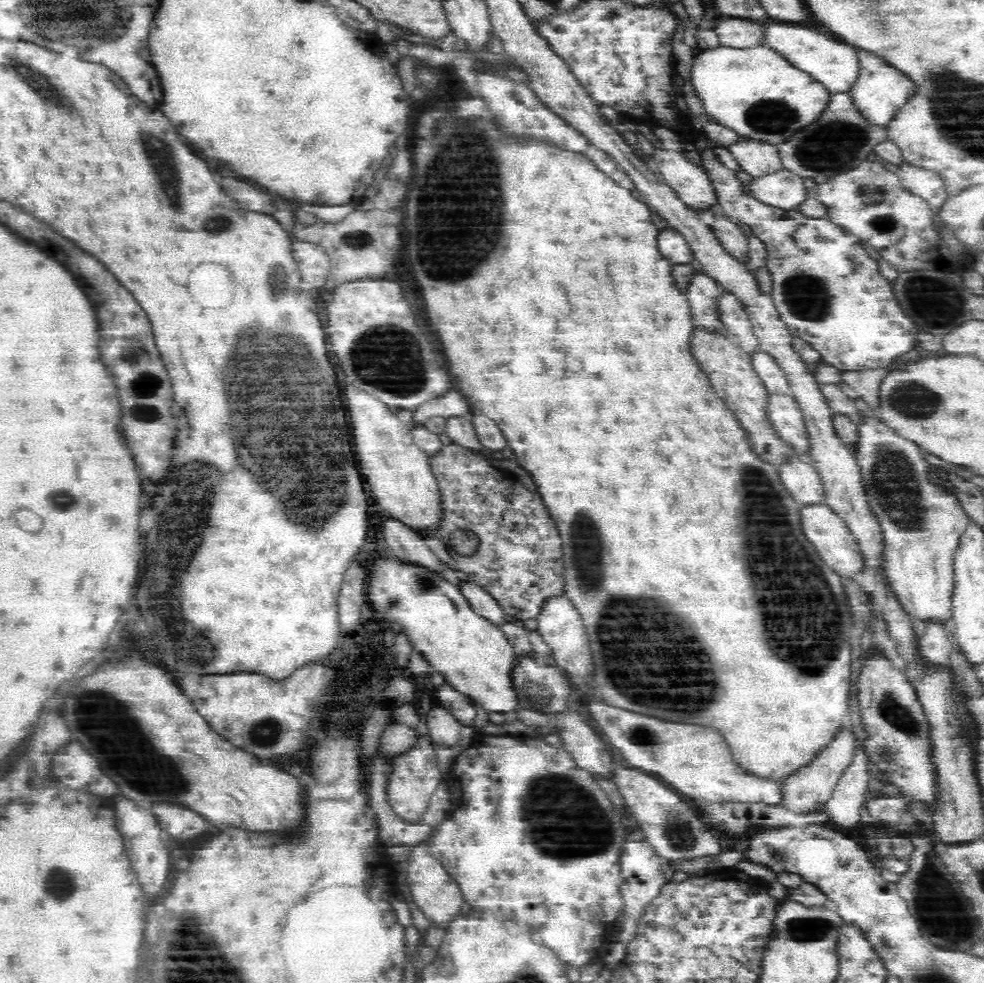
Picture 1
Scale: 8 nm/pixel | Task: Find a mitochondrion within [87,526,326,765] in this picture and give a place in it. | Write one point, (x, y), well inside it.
(265, 734)

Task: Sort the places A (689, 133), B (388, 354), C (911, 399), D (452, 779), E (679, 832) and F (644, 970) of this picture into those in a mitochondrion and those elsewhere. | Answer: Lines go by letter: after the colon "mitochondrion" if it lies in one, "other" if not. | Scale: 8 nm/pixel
A: other
B: mitochondrion
C: mitochondrion
D: other
E: mitochondrion
F: other

